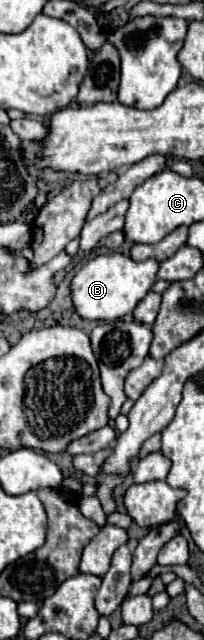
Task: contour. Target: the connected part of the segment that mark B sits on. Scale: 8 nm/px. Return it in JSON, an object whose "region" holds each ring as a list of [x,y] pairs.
{"region":[[[121,252],[101,254],[89,260],[71,280],[71,294],[77,314],[87,320],[105,320],[105,322],[113,322],[125,314],[131,314],[155,284],[157,270],[159,270],[157,260],[151,258],[137,262]]]}

